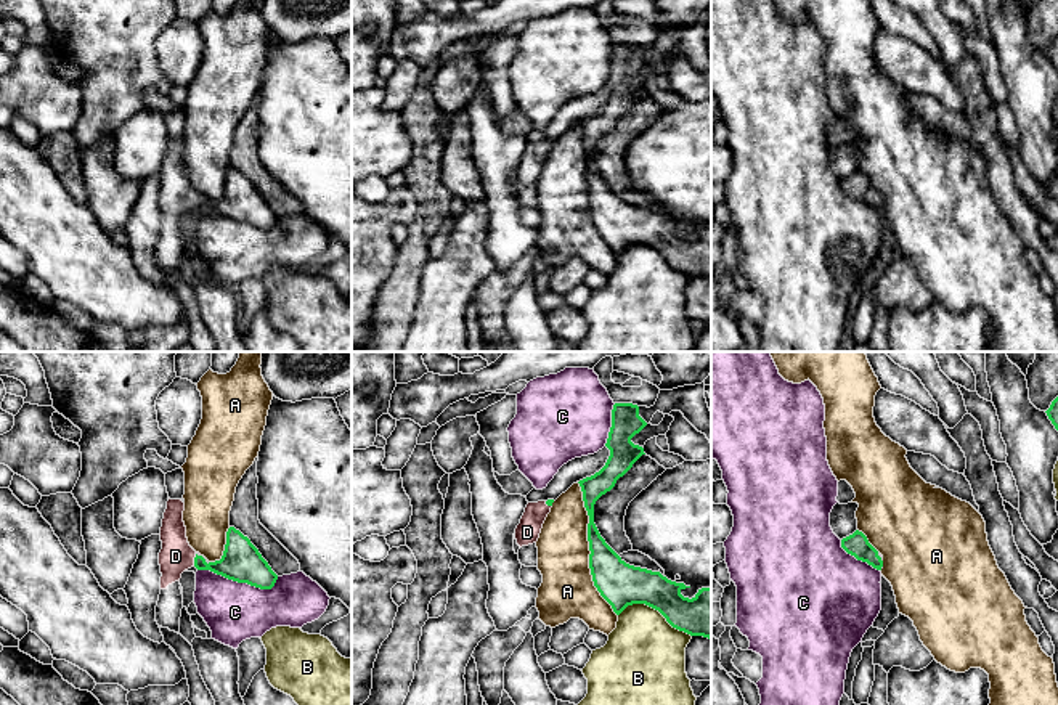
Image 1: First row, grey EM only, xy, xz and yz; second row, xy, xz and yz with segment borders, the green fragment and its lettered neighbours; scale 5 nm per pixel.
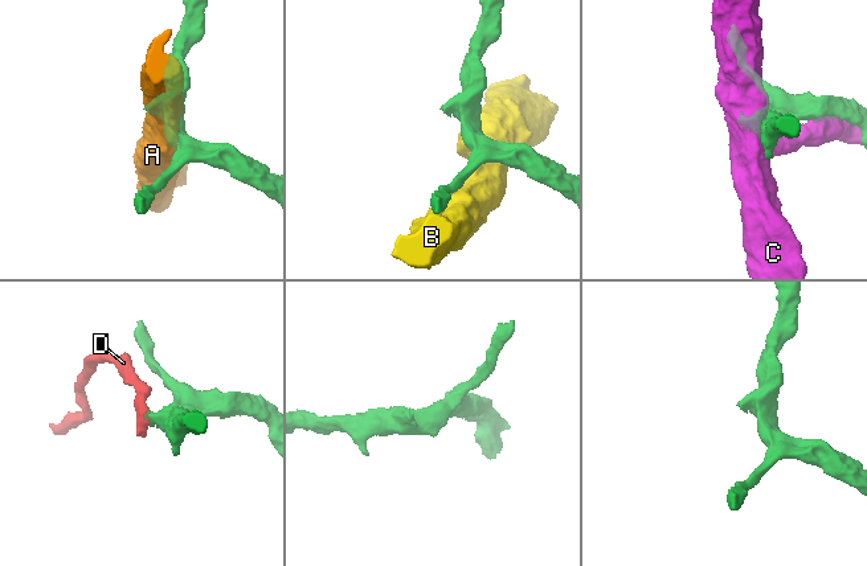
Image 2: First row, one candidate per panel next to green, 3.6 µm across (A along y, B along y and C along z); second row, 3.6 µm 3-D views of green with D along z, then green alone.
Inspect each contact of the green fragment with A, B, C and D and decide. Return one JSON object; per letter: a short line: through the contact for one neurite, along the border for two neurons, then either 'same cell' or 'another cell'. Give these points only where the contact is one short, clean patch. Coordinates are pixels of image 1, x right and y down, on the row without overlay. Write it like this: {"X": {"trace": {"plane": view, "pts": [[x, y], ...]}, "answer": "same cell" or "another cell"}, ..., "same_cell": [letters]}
{"A": {"answer": "another cell"}, "B": {"answer": "another cell"}, "C": {"answer": "another cell"}, "D": {"trace": {"plane": "xy", "pts": [[241, 201], [195, 201], [175, 196]]}, "answer": "same cell"}, "same_cell": ["D"]}

